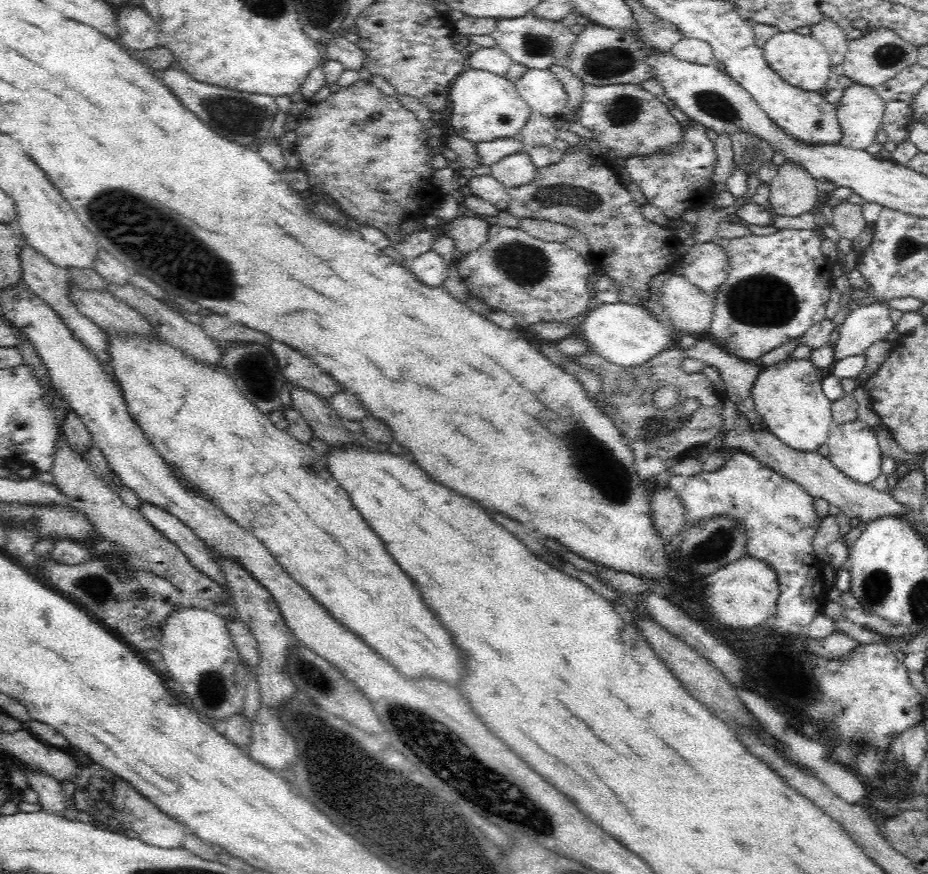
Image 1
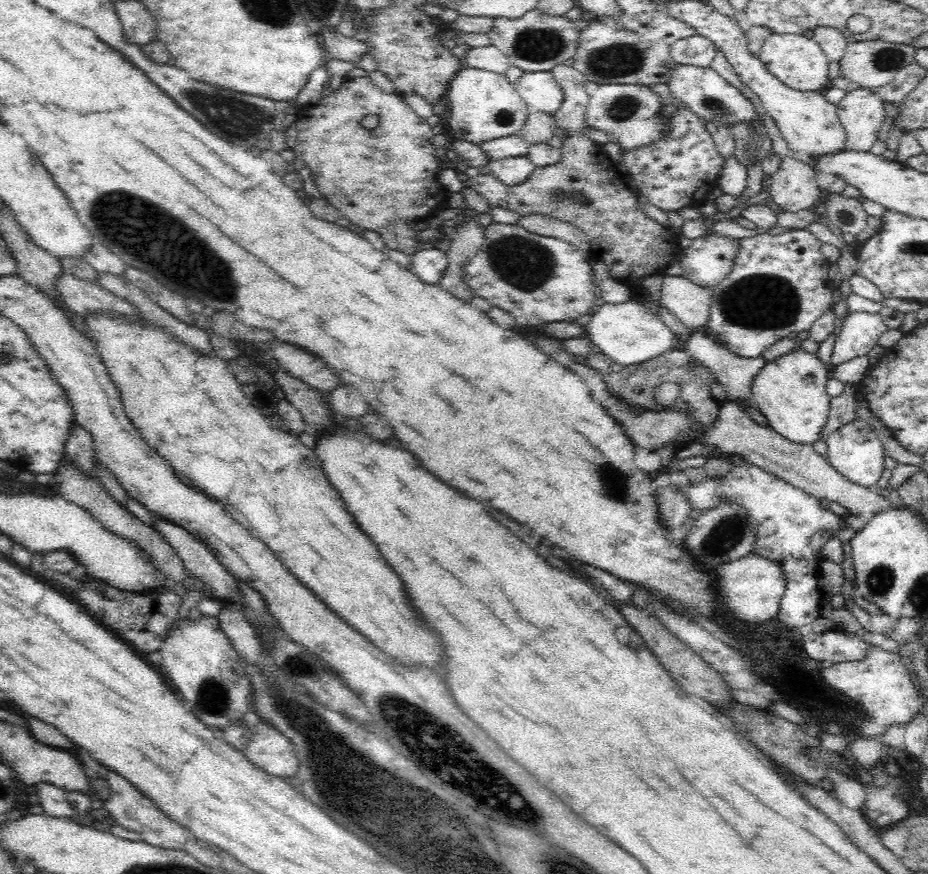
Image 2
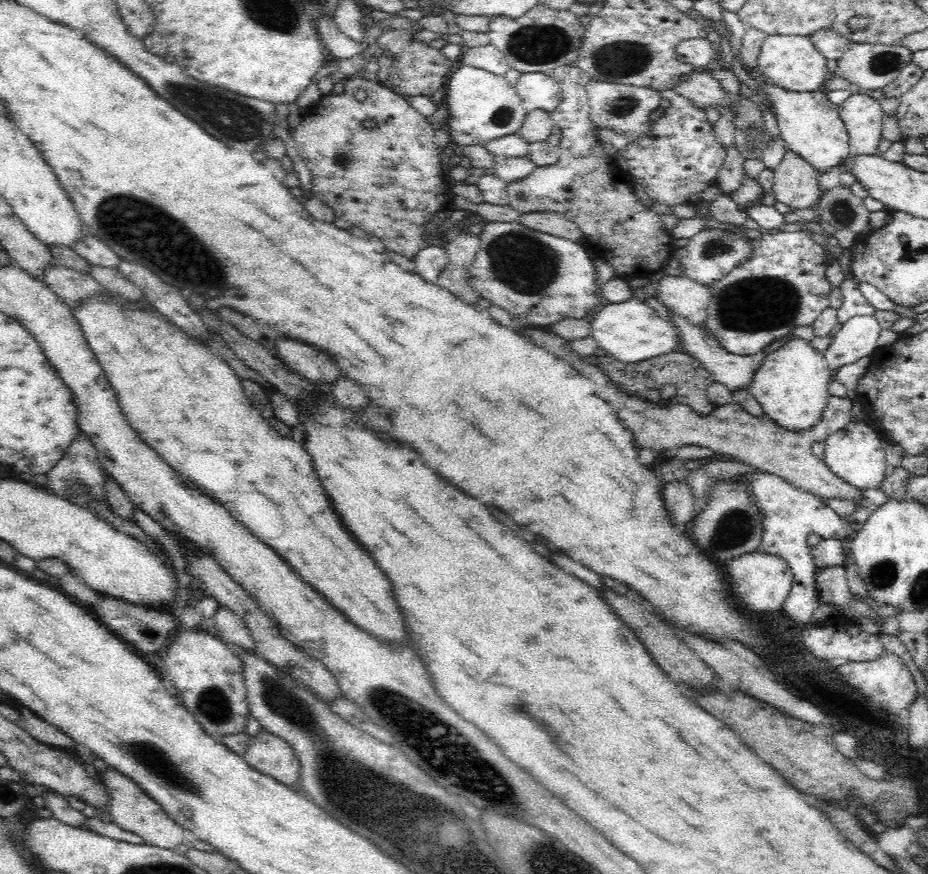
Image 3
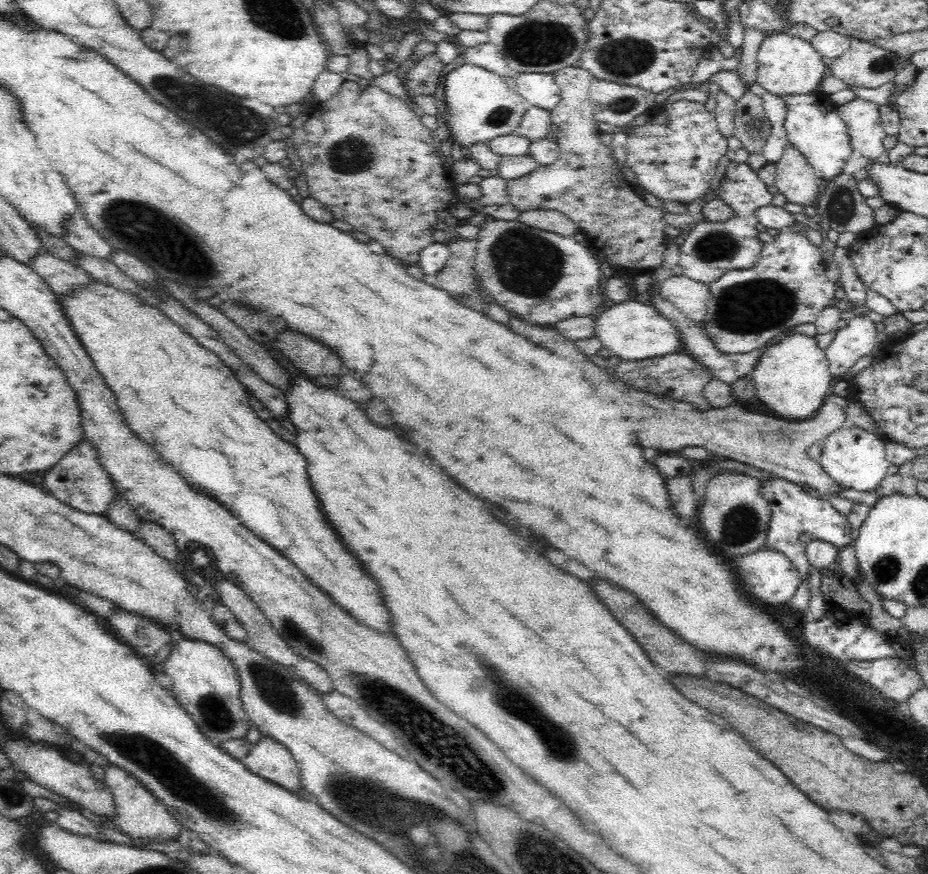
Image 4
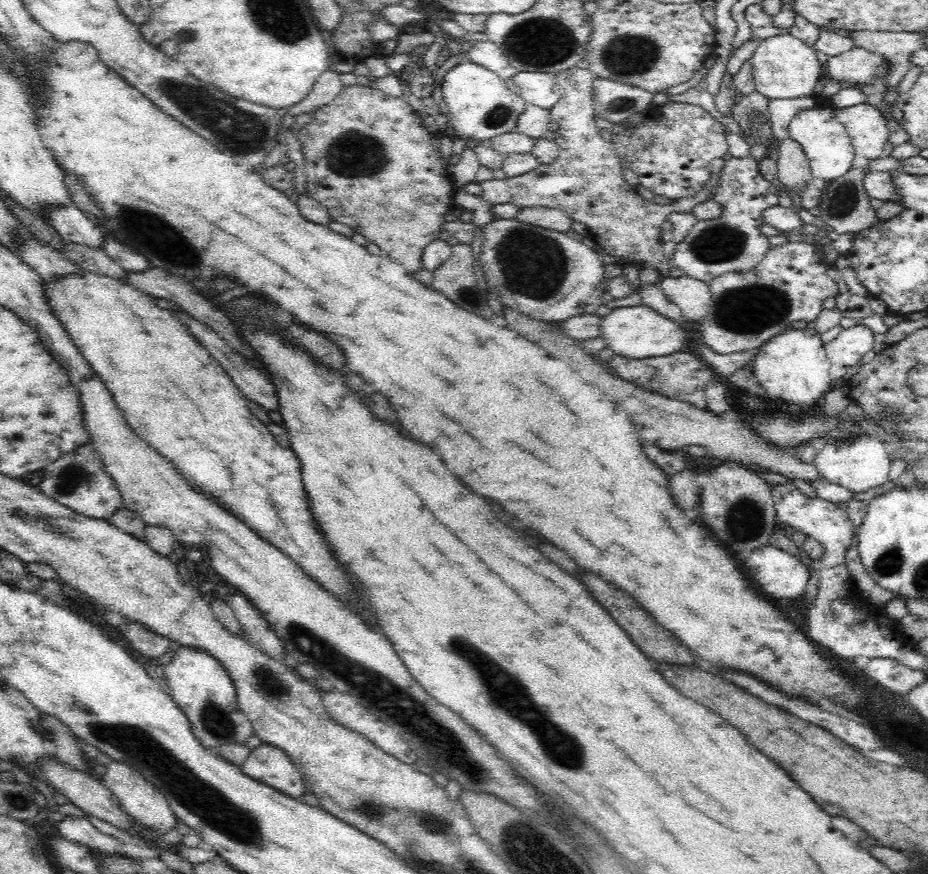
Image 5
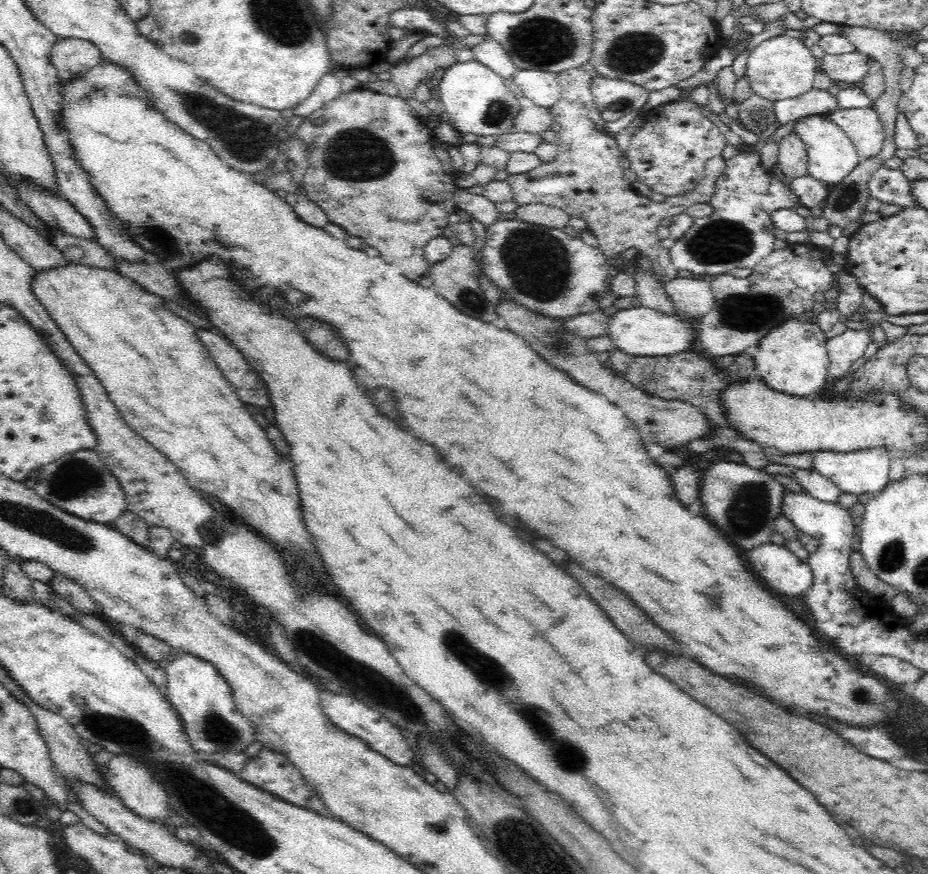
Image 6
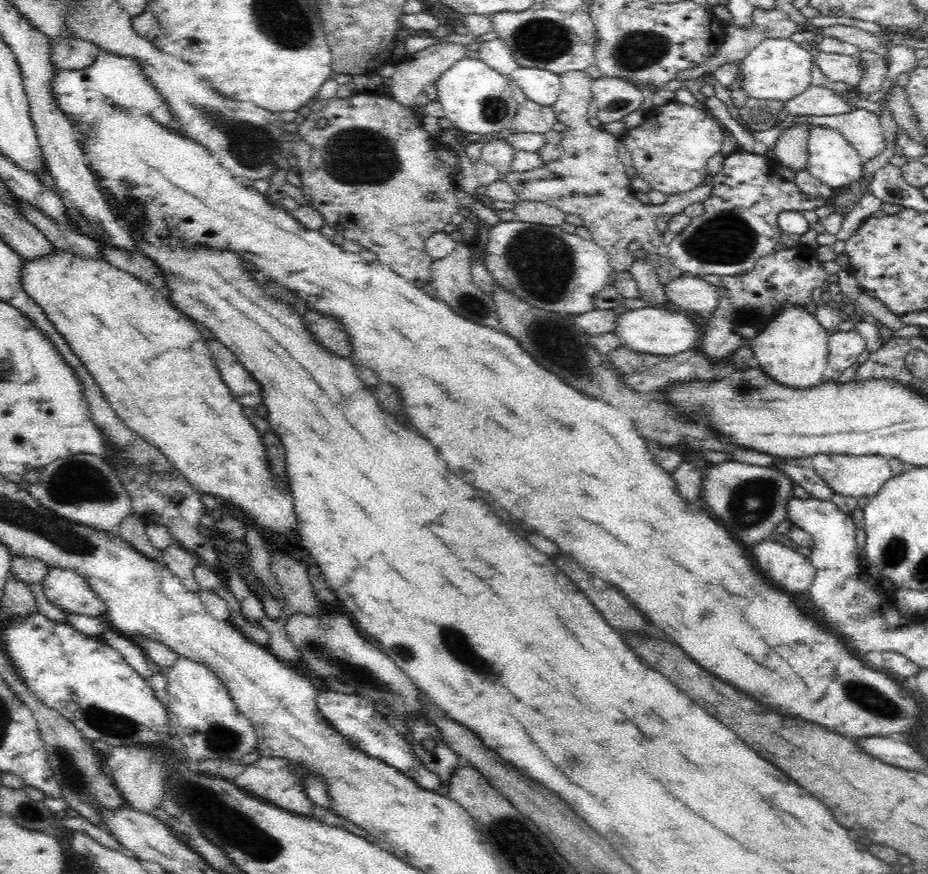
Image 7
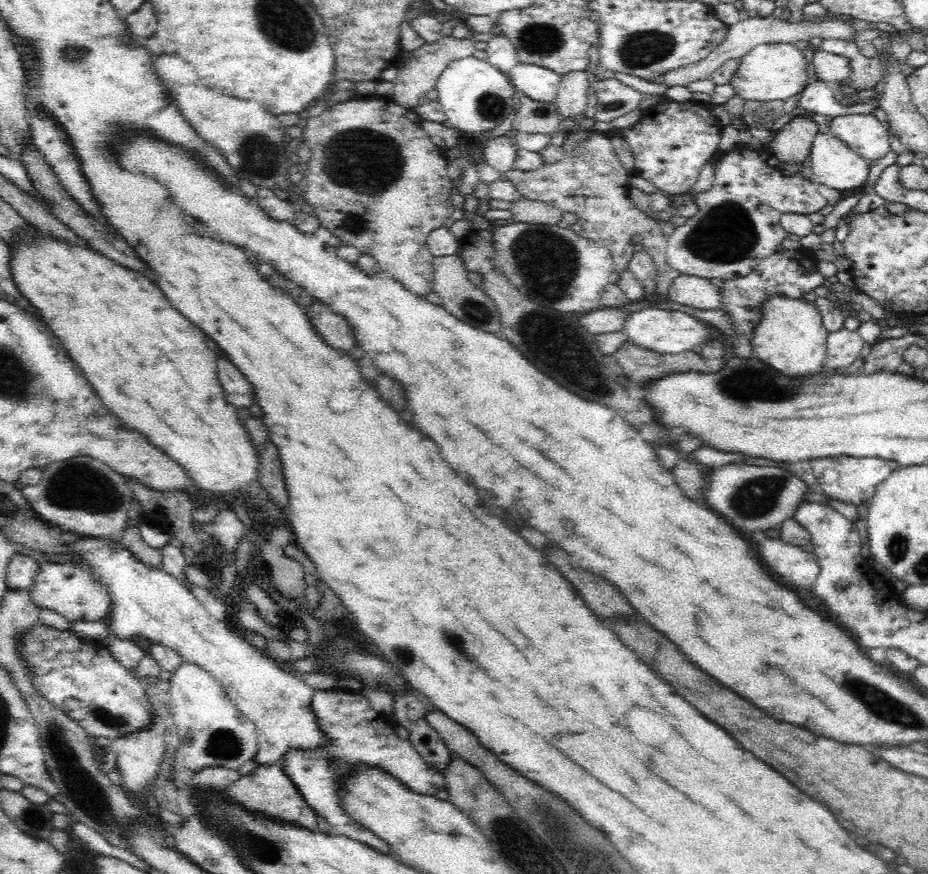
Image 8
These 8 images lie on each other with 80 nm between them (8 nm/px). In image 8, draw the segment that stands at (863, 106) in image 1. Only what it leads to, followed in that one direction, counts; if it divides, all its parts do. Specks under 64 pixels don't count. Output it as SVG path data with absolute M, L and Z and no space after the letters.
M873 114L836 116L829 124L832 133L868 162L890 152L887 127Z

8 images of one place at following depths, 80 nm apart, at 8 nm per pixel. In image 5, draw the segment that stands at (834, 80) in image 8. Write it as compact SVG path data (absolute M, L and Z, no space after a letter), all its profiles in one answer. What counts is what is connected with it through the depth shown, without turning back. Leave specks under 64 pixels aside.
M855 46L849 52L829 57L824 64L827 76L847 84L870 84L874 78L888 74L888 61Z

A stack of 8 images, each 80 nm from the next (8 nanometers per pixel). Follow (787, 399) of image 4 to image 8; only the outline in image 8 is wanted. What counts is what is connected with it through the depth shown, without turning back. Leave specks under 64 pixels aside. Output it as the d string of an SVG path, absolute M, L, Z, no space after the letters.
M772 296L762 304L762 320L751 335L754 357L784 376L808 378L823 370L829 330L823 325L818 307L802 298Z

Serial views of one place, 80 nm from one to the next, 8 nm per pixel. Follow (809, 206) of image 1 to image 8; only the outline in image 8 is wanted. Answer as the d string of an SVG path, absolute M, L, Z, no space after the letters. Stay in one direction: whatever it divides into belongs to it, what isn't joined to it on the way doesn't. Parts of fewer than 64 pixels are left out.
M799 116L784 125L768 145L780 162L801 164L809 157L813 138L819 132L812 118Z

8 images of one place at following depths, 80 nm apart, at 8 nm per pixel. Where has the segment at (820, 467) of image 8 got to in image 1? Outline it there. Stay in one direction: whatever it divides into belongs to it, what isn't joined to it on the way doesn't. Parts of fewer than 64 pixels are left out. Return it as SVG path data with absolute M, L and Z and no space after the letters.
M857 418L844 424L832 424L830 432L828 432L826 445L828 445L830 451L828 458L832 465L852 481L871 484L881 475L880 466L882 465L884 452L880 449L874 429L866 425L863 420Z

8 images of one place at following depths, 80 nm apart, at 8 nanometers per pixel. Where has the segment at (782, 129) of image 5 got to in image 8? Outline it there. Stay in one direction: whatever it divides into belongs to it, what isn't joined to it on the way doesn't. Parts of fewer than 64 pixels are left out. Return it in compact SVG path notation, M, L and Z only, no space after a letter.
M816 80L813 83L810 83L802 92L800 100L798 100L798 108L802 111L807 111L809 113L815 113L816 115L822 116L847 116L850 114L873 114L874 110L880 108L879 102L874 102L872 104L862 104L858 103L856 105L843 106L838 100L837 91L833 85L828 84L824 81Z

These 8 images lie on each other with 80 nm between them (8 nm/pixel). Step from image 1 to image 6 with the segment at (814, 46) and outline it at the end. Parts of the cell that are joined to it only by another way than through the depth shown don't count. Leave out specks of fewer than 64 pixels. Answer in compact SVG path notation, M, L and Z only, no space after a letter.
M786 35L770 38L756 46L750 51L746 66L745 75L750 81L752 92L773 101L796 98L810 92L814 74L820 70L819 60L812 55L810 48L798 38Z

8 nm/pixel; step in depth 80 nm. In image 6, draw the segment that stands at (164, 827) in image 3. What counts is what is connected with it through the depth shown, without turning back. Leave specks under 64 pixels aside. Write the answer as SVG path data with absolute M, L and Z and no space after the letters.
M114 754L107 762L108 772L103 775L108 787L134 814L164 824L170 816L169 798L165 788L143 762L135 756Z

